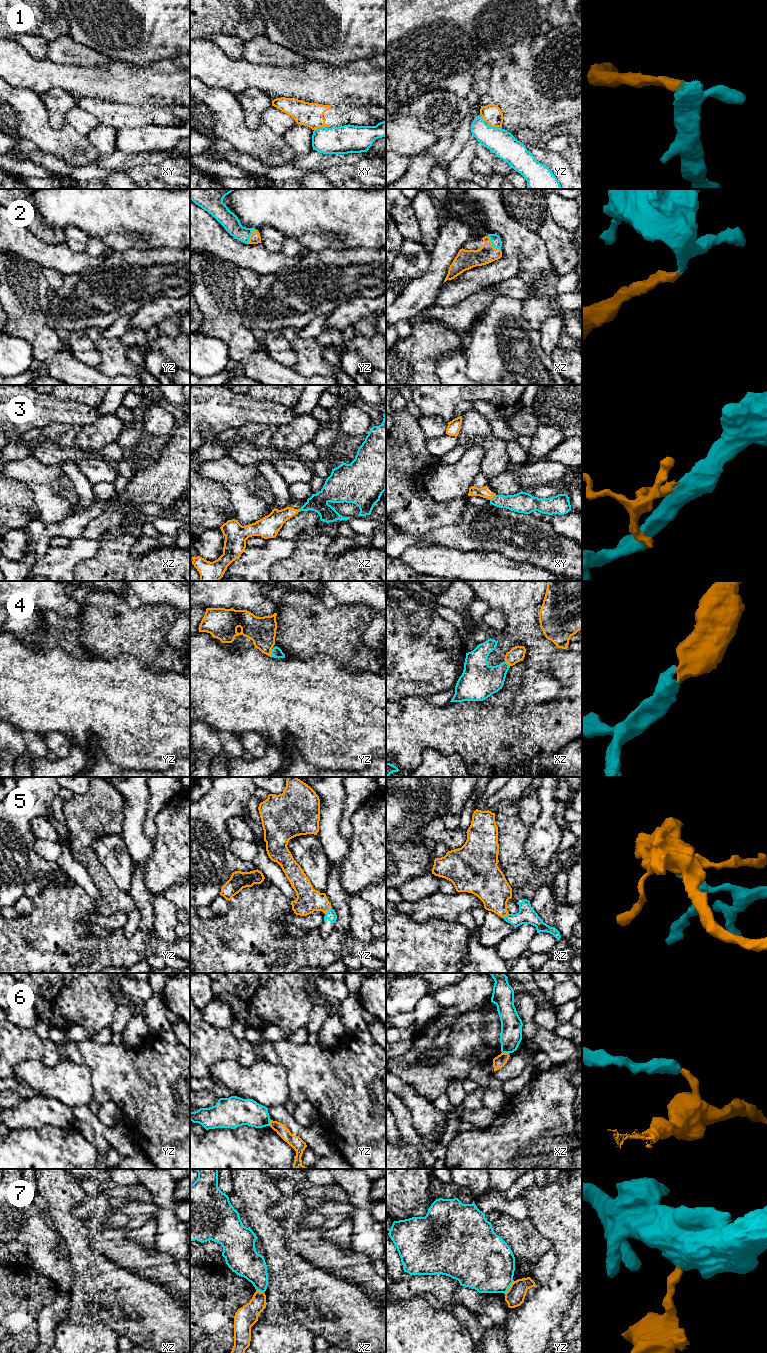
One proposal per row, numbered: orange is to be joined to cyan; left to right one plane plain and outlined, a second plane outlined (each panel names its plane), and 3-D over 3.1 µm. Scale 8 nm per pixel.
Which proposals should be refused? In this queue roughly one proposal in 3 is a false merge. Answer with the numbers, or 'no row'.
1, 3, 5, 6, 7

